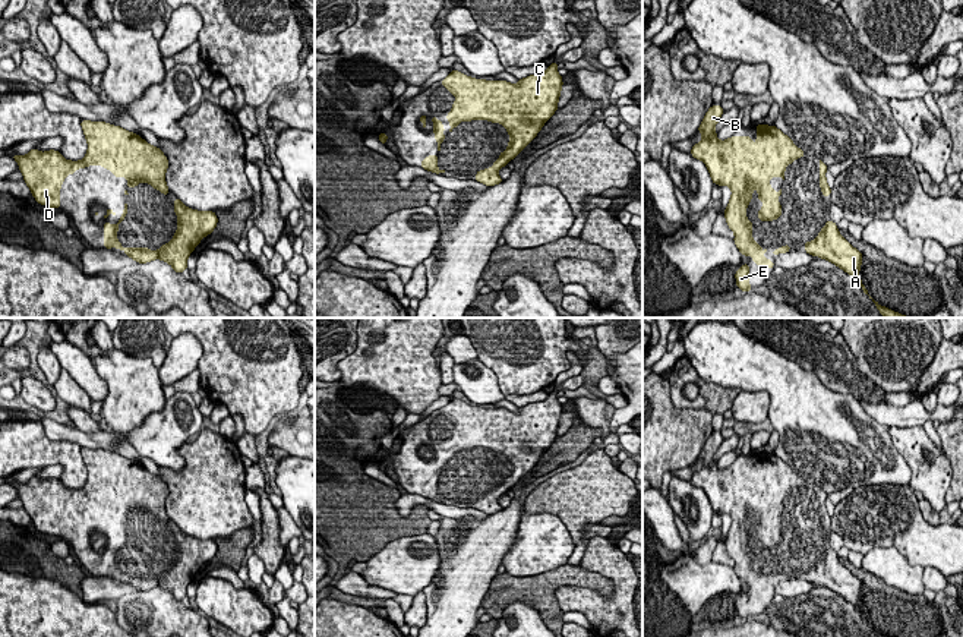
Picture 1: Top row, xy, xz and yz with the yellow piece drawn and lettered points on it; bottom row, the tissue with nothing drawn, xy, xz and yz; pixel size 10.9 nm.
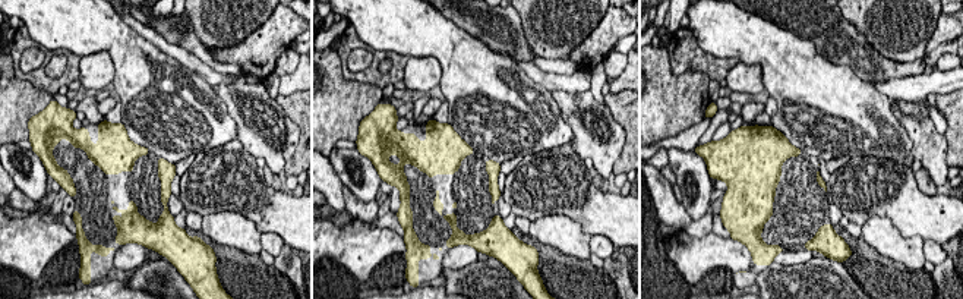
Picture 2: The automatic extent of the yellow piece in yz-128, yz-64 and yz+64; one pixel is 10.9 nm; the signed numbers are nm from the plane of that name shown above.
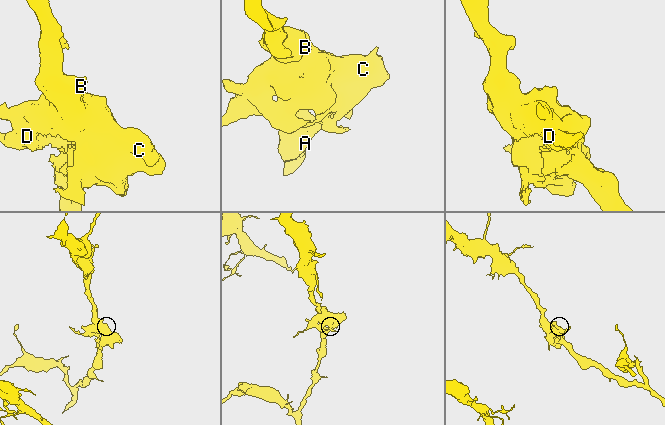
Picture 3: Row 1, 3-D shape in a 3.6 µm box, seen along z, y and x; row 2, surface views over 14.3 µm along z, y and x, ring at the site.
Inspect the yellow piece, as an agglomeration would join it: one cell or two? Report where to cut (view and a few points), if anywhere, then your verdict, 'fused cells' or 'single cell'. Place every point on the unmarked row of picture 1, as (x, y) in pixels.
no cut; single cell

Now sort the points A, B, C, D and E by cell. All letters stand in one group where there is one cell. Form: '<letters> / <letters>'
A B C D E

